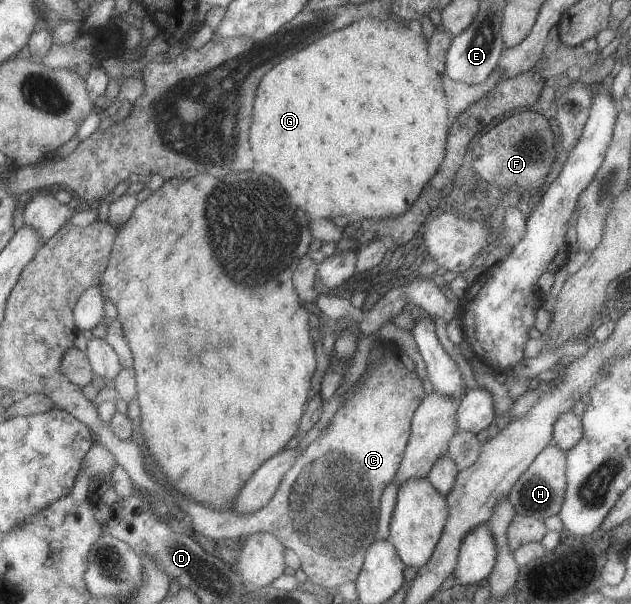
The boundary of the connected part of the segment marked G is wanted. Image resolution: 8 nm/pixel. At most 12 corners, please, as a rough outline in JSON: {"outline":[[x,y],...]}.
{"outline":[[361,18],[260,79],[309,220],[400,217],[446,155],[427,32]]}

